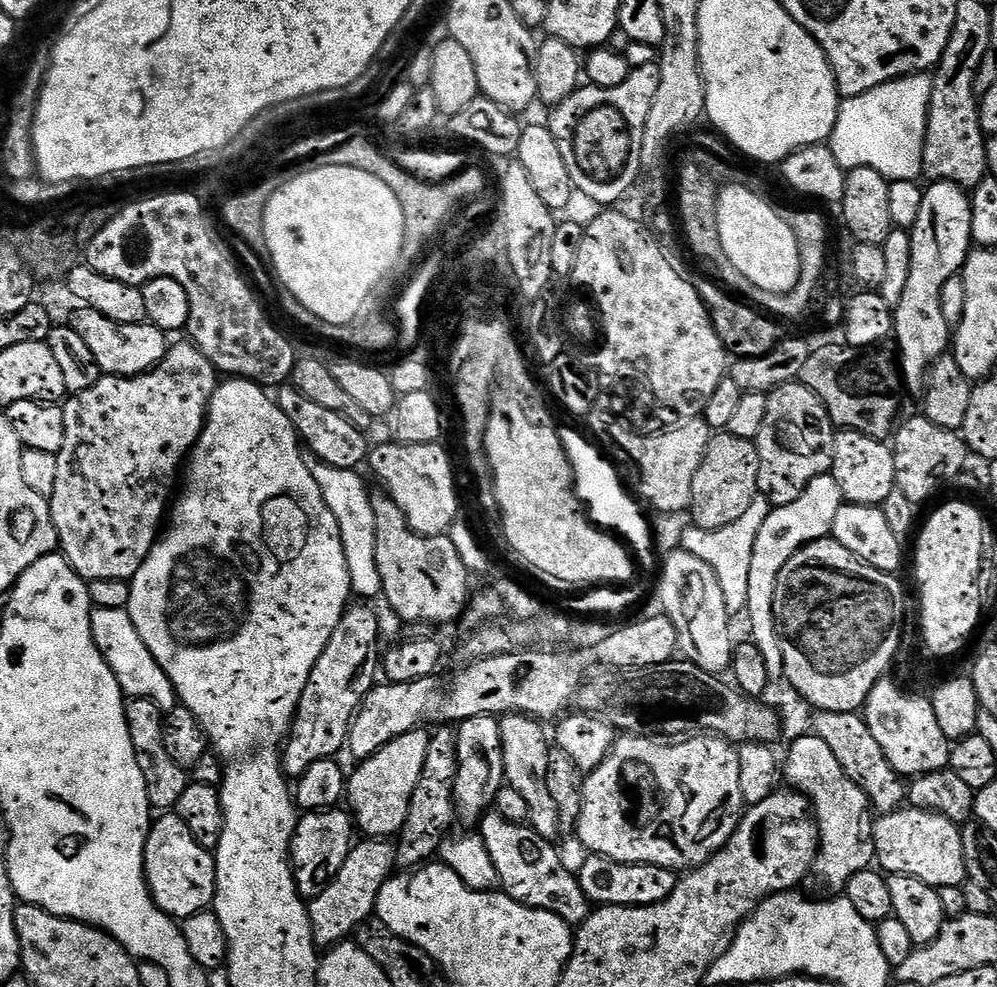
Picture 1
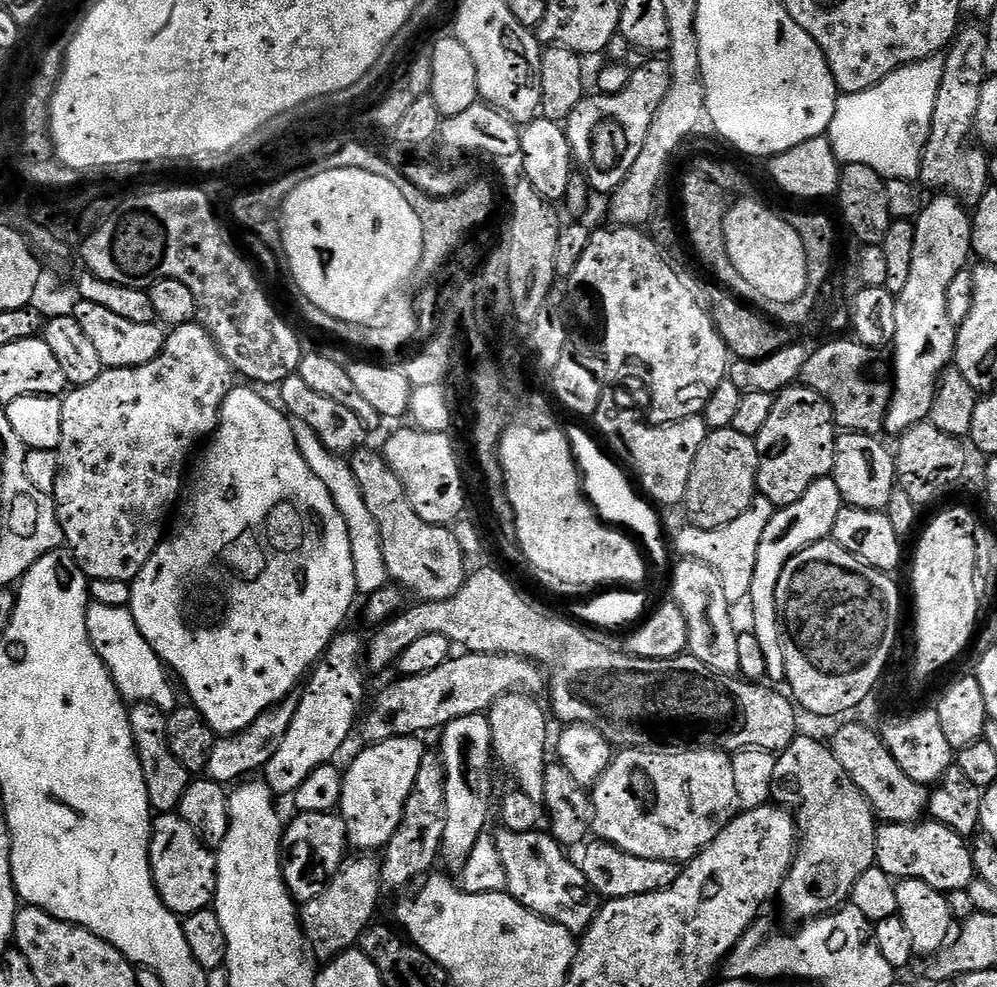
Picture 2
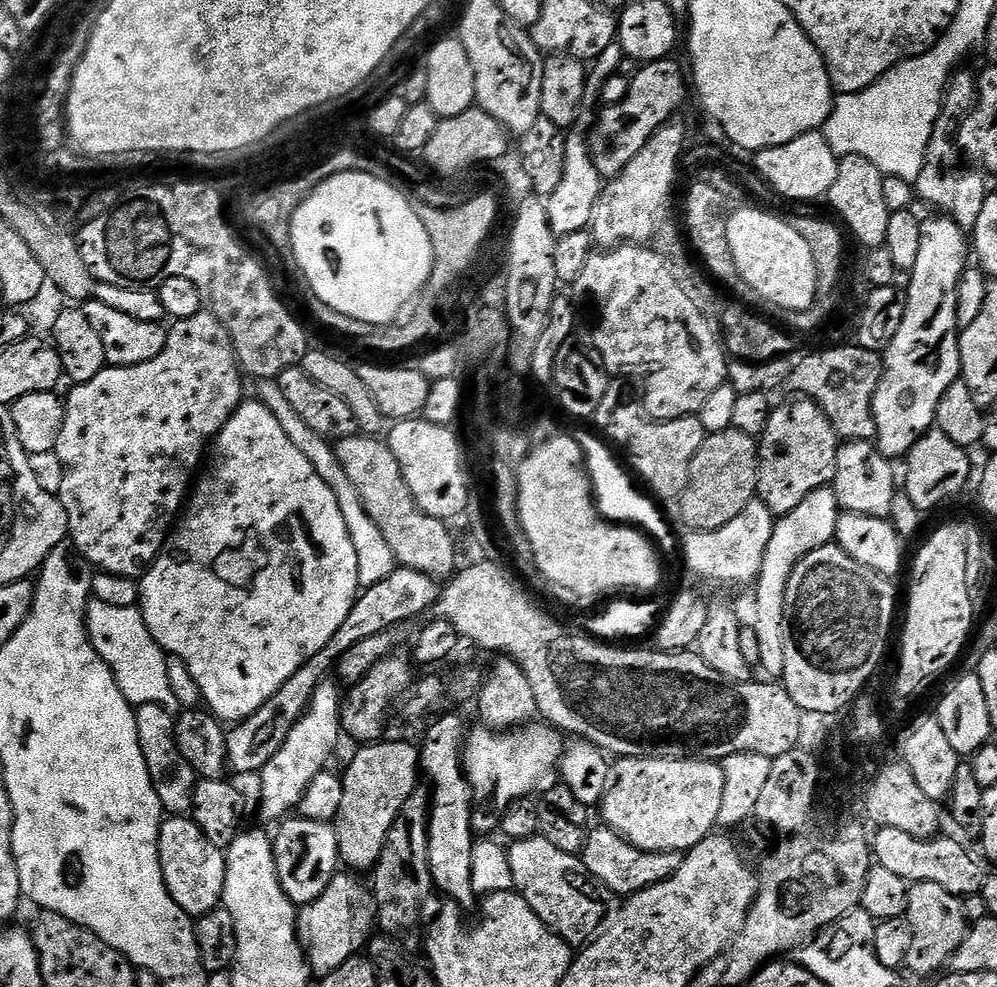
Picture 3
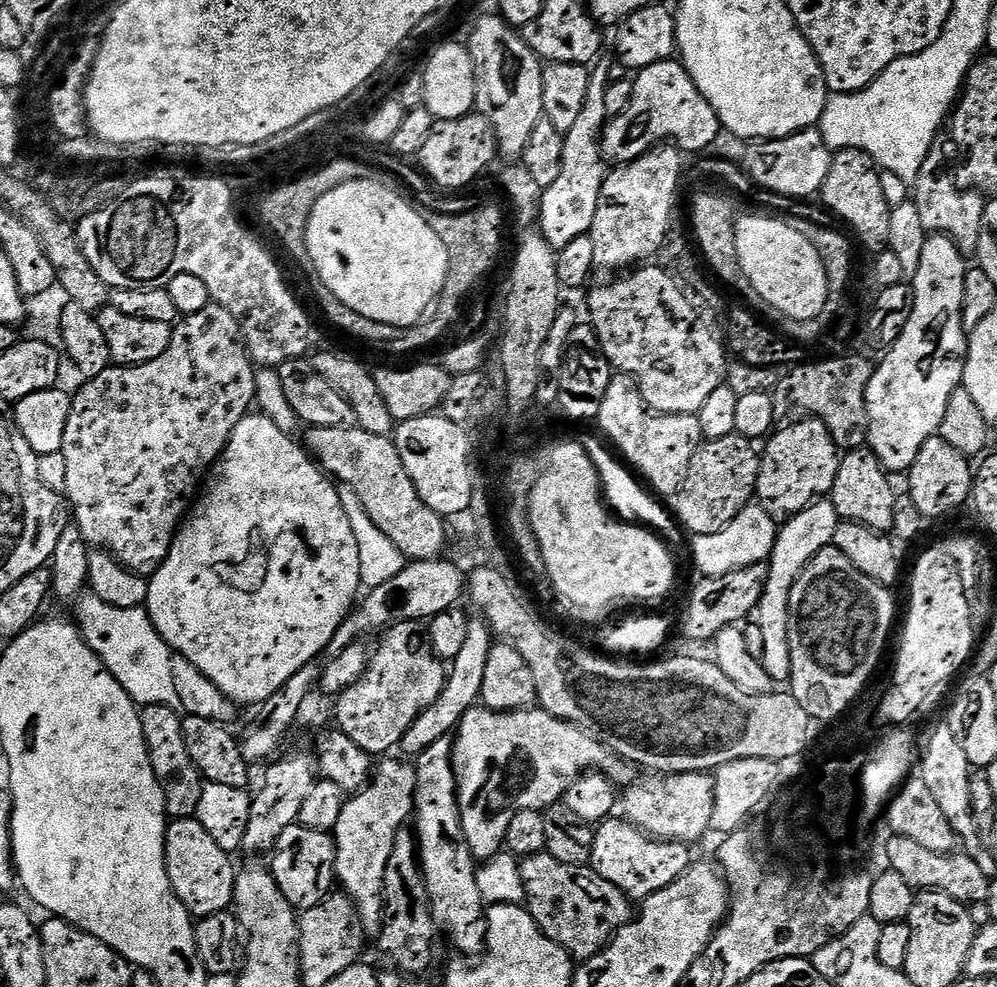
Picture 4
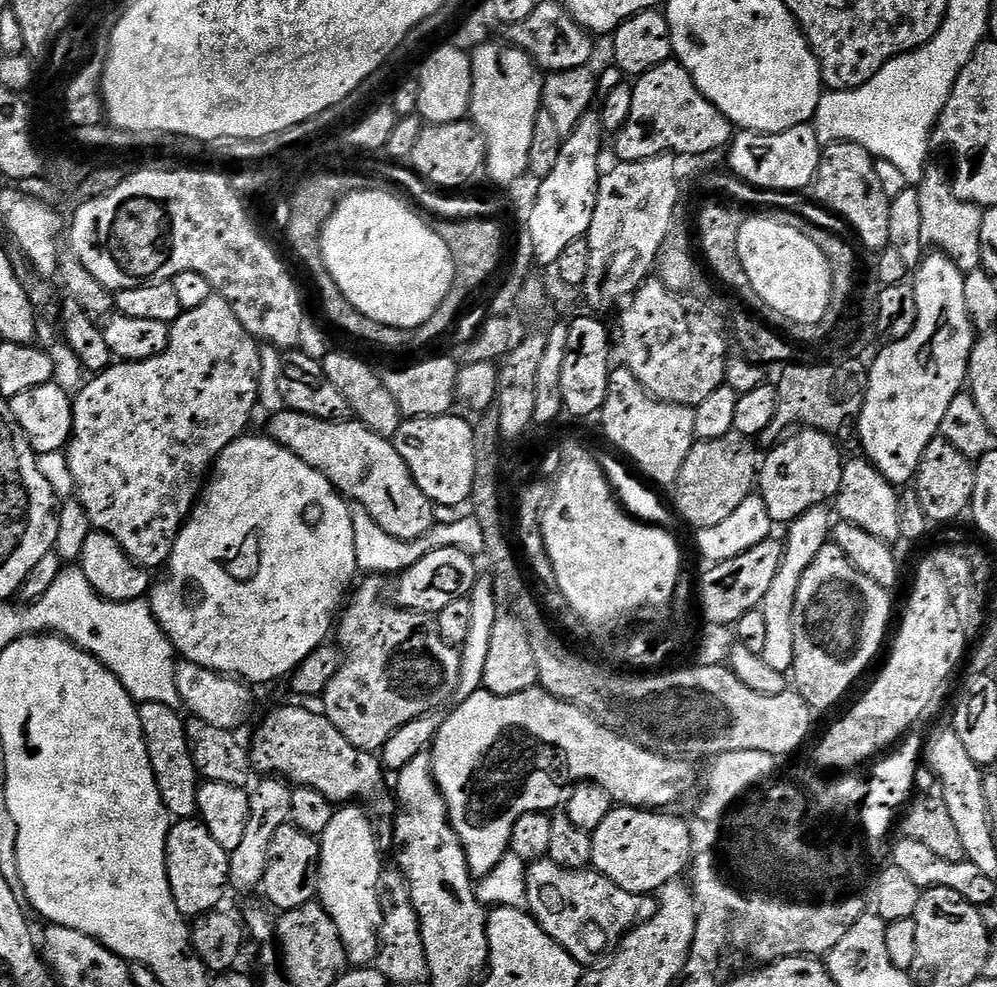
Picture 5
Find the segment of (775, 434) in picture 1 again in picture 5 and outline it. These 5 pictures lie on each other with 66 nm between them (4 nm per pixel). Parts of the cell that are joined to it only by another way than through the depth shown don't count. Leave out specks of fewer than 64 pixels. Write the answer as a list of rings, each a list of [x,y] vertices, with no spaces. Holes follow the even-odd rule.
[[[806,428],[785,435],[767,449],[768,456],[766,452],[758,473],[758,495],[766,502],[773,525],[787,526],[811,508],[835,501],[846,460],[840,457],[840,448],[832,440],[829,433]]]

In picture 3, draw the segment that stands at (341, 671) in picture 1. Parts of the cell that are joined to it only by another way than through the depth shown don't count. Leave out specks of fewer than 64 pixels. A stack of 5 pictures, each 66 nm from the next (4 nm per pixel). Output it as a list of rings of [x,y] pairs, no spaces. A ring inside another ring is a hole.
[[[325,678],[314,690],[308,707],[282,742],[281,748],[258,773],[262,819],[280,822],[289,814],[295,813],[302,802],[302,794],[306,794],[306,786],[310,786],[310,781],[314,779],[314,774],[329,767],[328,759],[339,746],[340,736],[342,737],[341,707],[341,685],[335,679]]]

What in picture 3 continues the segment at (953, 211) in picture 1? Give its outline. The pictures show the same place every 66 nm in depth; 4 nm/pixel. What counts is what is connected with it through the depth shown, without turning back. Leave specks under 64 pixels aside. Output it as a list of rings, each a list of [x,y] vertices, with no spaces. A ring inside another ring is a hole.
[[[936,214],[933,217],[933,220],[925,219],[921,223],[922,239],[918,245],[918,262],[914,265],[912,277],[906,285],[902,326],[898,326],[898,334],[894,334],[894,338],[882,353],[884,373],[878,382],[876,392],[872,395],[872,413],[876,427],[874,443],[880,453],[889,458],[907,457],[908,451],[916,445],[918,438],[925,436],[935,425],[936,410],[938,402],[942,400],[942,394],[946,394],[948,387],[961,379],[956,298],[958,282],[970,264],[970,240],[965,229],[959,228],[949,216]]]

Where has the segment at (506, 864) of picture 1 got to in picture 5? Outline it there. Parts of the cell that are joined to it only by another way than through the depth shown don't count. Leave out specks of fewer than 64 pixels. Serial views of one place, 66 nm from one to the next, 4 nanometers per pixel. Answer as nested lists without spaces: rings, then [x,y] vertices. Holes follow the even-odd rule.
[[[547,858],[535,860],[528,865],[526,894],[527,911],[538,922],[538,926],[542,926],[542,930],[546,930],[546,934],[550,934],[550,938],[554,938],[554,942],[562,945],[581,966],[595,965],[599,961],[596,960],[599,956],[607,957],[620,941],[641,923],[645,915],[644,896],[636,896],[632,892],[622,890],[601,872],[588,868],[563,868]]]

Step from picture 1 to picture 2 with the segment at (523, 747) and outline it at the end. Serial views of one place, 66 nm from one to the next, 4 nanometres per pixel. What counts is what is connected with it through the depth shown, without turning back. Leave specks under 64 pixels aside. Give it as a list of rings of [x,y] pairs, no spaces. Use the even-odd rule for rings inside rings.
[[[508,692],[495,700],[486,715],[490,722],[492,751],[495,759],[516,779],[515,787],[530,794],[530,798],[543,801],[544,771],[550,763],[550,740],[548,744],[548,720],[550,716],[535,704],[531,695],[523,692]]]

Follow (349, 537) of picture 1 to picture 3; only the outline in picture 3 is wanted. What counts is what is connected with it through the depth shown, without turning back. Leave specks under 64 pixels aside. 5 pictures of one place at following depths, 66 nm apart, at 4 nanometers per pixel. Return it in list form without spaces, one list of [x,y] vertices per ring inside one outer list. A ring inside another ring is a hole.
[[[261,380],[258,387],[260,387],[259,403],[266,405],[270,414],[278,418],[278,426],[282,426],[286,438],[290,438],[290,442],[294,442],[294,446],[298,446],[298,450],[302,450],[306,458],[310,458],[310,466],[316,468],[318,478],[322,478],[322,482],[326,482],[326,486],[334,490],[334,498],[338,498],[338,510],[342,510],[342,518],[346,518],[346,530],[350,530],[350,542],[354,542],[354,551],[358,554],[358,582],[361,589],[374,586],[374,582],[382,582],[382,578],[390,578],[390,574],[398,567],[394,554],[387,545],[386,538],[382,538],[382,530],[374,526],[374,518],[366,514],[362,498],[358,490],[354,490],[354,482],[350,482],[346,470],[342,470],[342,462],[338,462],[335,447],[326,437],[314,434],[314,430],[310,430],[310,426],[302,422],[302,417],[292,409],[286,394],[282,394],[276,380]]]

